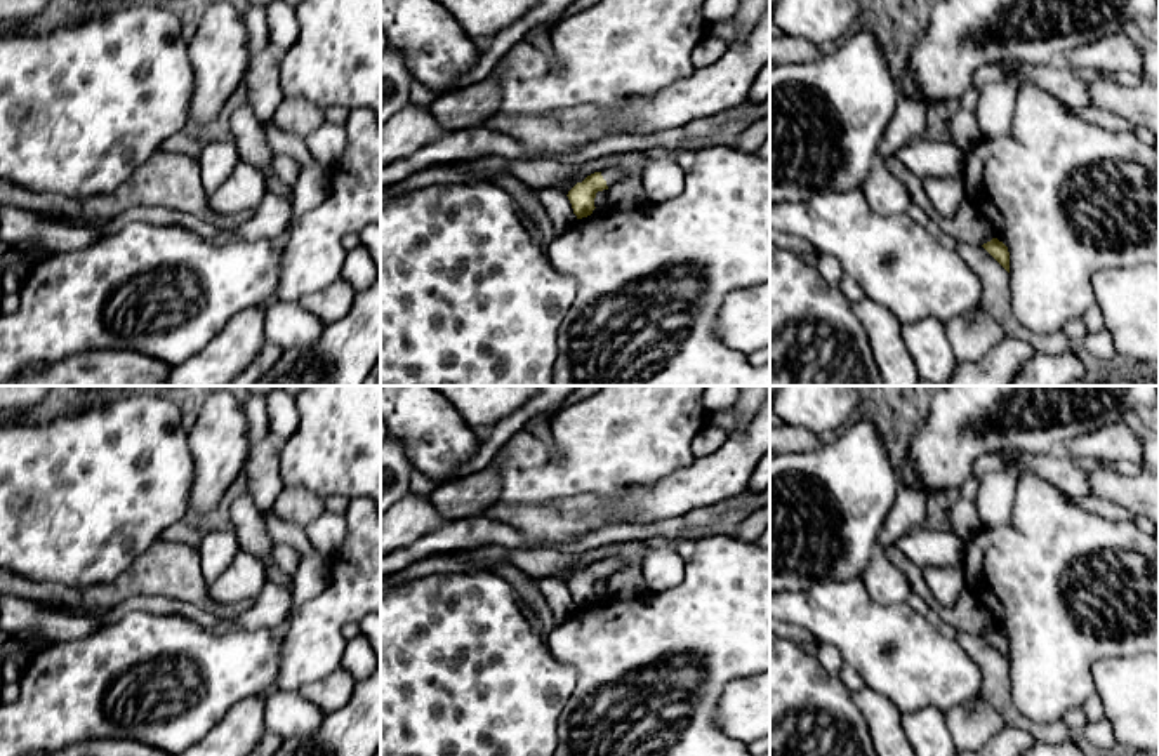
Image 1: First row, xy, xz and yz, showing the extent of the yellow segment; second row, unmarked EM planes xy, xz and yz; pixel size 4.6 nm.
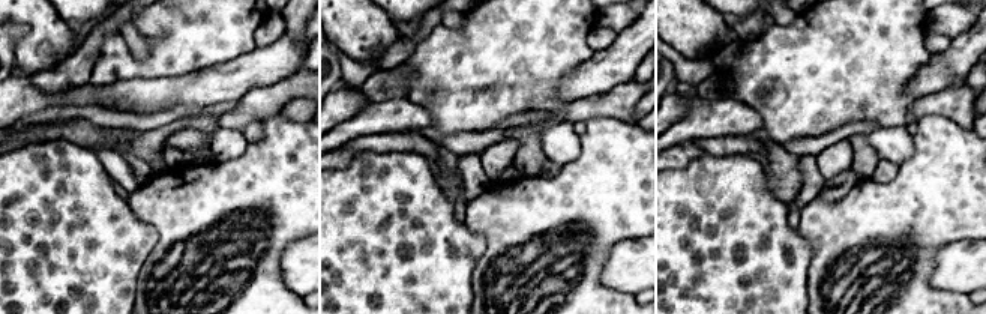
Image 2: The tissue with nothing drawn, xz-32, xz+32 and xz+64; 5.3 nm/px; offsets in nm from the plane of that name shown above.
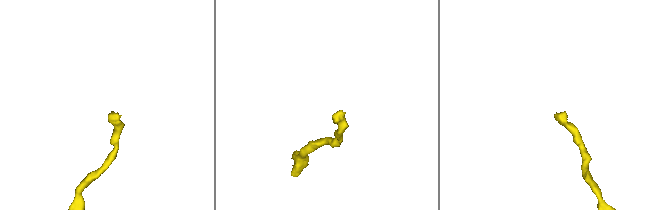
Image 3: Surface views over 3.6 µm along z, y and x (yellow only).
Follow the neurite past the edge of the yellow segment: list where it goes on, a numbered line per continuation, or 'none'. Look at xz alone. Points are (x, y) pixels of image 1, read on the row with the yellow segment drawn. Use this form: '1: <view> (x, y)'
1: xz (610, 176)

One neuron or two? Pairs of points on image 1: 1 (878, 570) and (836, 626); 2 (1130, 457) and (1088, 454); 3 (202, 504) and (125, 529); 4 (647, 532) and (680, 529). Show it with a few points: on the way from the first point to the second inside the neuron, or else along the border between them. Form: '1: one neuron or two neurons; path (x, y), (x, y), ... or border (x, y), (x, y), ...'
1: two neurons; border (859, 579), (876, 602), (904, 602)
2: one neuron; path (1119, 454), (1099, 454)
3: two neurons; border (195, 468), (190, 490), (190, 517)
4: one neuron; path (655, 529), (671, 529)

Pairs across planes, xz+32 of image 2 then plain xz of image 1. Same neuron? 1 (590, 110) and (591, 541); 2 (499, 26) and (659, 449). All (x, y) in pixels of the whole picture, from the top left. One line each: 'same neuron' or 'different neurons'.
1: same neuron
2: same neuron

